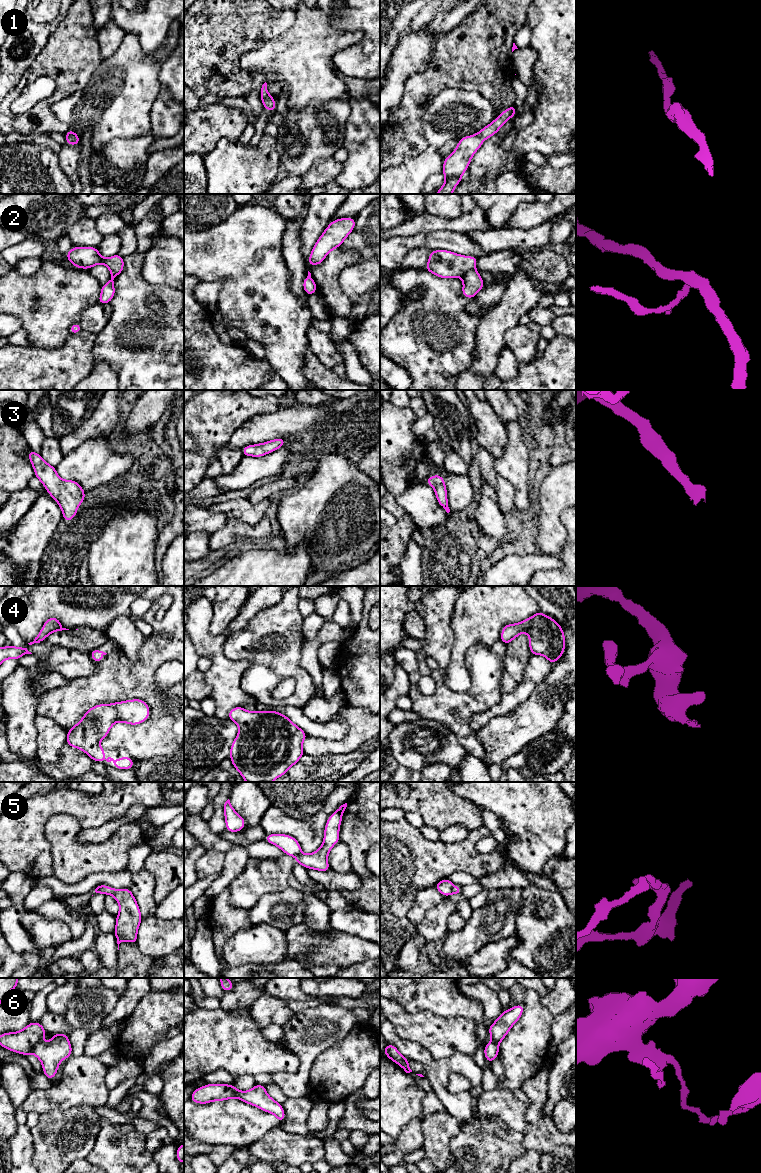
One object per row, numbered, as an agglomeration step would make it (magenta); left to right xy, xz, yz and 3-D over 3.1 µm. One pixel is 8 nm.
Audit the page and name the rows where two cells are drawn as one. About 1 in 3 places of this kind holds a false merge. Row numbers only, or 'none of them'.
2, 5, 6

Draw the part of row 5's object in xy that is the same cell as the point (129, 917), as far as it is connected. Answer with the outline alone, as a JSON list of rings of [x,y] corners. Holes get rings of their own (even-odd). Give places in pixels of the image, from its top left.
[[[106,886],[101,893],[104,895],[113,895],[120,907],[119,913],[116,916],[116,926],[114,930],[118,950],[119,944],[122,941],[136,944],[138,928],[143,918],[131,890],[128,888],[113,889]]]

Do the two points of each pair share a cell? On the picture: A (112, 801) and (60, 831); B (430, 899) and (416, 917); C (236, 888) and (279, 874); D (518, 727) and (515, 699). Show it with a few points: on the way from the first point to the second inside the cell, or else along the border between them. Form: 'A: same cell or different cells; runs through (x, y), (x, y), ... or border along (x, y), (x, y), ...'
A: different cells; border along (56, 813), (72, 815), (83, 828)
B: same cell; runs through (426, 903), (416, 913)
C: same cell; runs through (247, 888), (261, 876), (268, 875)
D: different cells; border along (532, 691), (531, 695), (511, 712), (494, 717)

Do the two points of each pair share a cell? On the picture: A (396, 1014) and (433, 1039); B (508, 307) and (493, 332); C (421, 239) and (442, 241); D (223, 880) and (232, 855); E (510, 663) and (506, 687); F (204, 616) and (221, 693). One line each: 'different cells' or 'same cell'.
A: same cell
B: same cell
C: same cell
D: same cell
E: different cells
F: same cell

